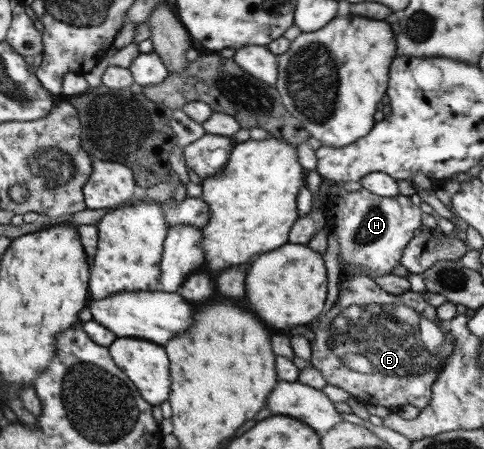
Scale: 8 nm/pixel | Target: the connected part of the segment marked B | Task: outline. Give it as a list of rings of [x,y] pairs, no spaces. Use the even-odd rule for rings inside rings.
[[[354,275],[343,278],[338,283],[339,294],[331,309],[321,317],[320,321],[313,321],[310,325],[315,333],[315,338],[310,341],[312,361],[311,366],[318,369],[325,376],[325,381],[329,385],[341,387],[348,391],[359,401],[365,404],[380,405],[388,408],[397,408],[403,405],[414,405],[422,410],[432,398],[431,387],[436,380],[437,372],[444,366],[445,360],[449,354],[453,353],[454,337],[448,330],[446,322],[441,321],[436,314],[436,307],[430,305],[423,298],[423,293],[407,290],[402,294],[391,294],[383,290],[372,278],[367,275]]]

